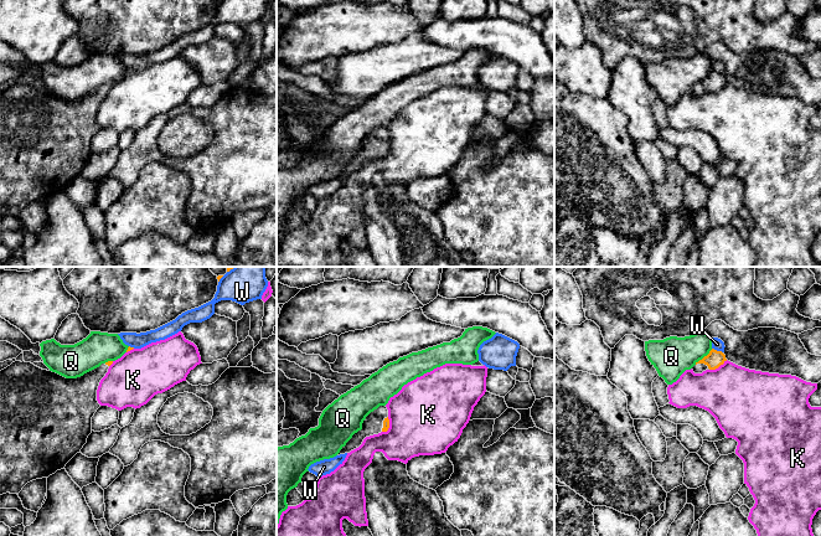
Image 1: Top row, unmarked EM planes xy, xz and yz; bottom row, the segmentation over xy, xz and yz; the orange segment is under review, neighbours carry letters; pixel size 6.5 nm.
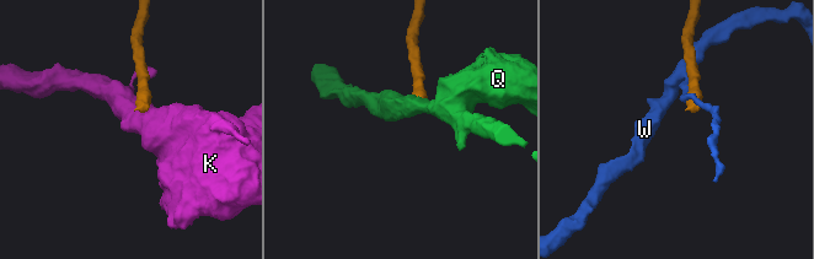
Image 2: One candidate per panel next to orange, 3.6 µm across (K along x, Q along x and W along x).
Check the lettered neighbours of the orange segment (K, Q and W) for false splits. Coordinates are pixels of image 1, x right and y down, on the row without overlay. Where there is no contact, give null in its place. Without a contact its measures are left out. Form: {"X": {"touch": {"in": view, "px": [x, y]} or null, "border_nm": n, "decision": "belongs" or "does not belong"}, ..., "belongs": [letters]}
{"K": {"touch": {"in": "yz", "px": [718, 88]}, "border_nm": 140, "decision": "does not belong"}, "Q": {"touch": {"in": "yz", "px": [705, 78]}, "border_nm": 160, "decision": "does not belong"}, "W": {"touch": {"in": "yz", "px": [716, 72]}, "border_nm": 80, "decision": "does not belong"}, "belongs": []}

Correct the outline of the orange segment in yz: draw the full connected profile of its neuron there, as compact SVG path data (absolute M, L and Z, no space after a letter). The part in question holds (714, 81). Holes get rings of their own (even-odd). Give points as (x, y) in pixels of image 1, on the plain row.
M712 71L707 78L696 84L692 89L695 96L702 96L706 92L716 92L727 83L722 73Z

